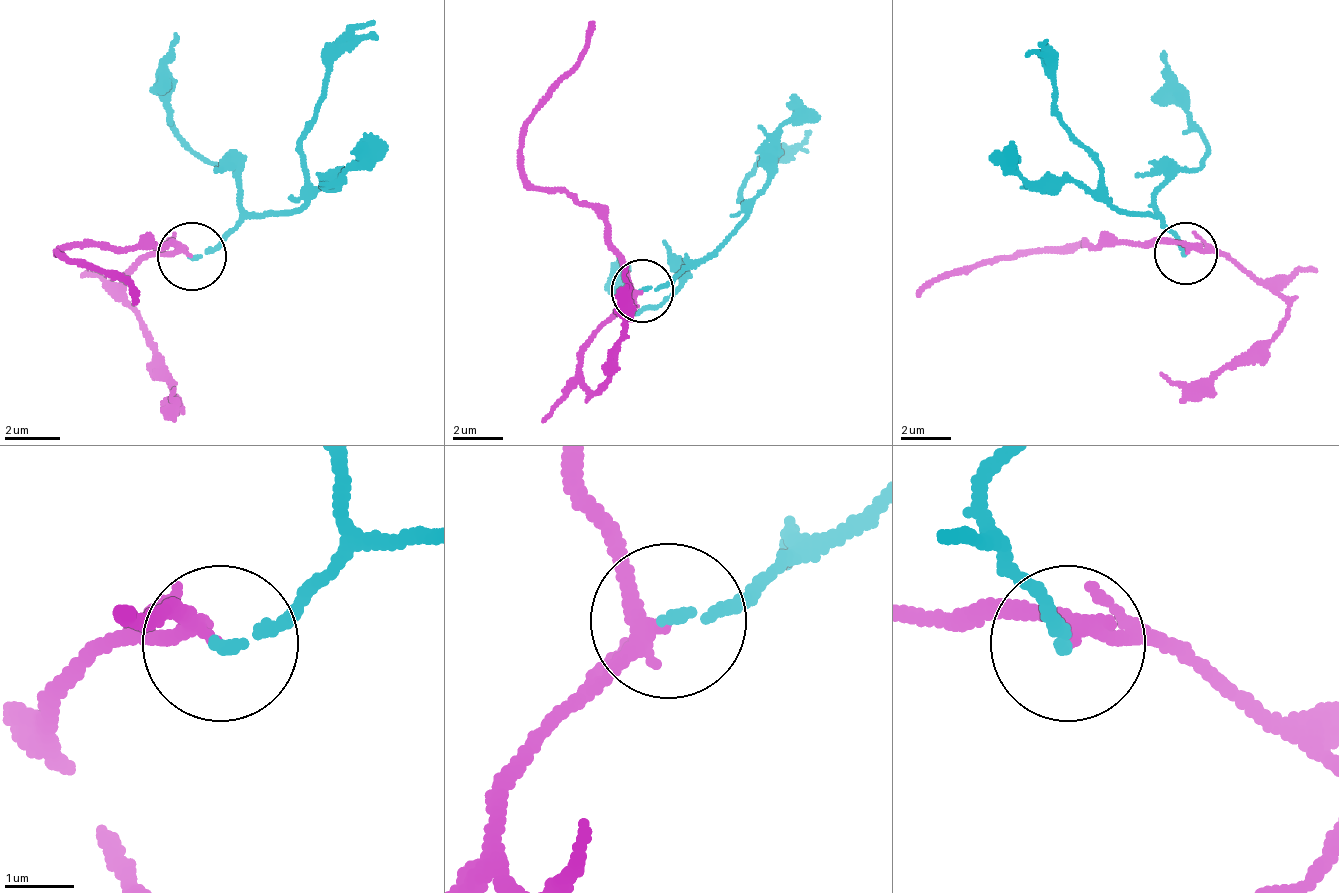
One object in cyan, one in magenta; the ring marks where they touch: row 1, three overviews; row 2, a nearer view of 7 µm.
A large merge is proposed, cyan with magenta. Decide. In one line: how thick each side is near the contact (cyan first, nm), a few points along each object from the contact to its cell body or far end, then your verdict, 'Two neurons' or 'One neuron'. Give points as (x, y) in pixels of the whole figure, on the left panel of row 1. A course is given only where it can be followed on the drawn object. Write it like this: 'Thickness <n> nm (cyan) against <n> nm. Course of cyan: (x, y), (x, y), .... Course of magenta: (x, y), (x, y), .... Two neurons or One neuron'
Thickness 150 nm (cyan) against 200 nm. Course of cyan: (193, 254), (214, 254), (248, 220), (296, 206), (303, 123), (324, 96), (324, 75), (352, 47), (379, 34). Course of magenta: (193, 254), (179, 247), (62, 254), (117, 275), (138, 303). One neuron

